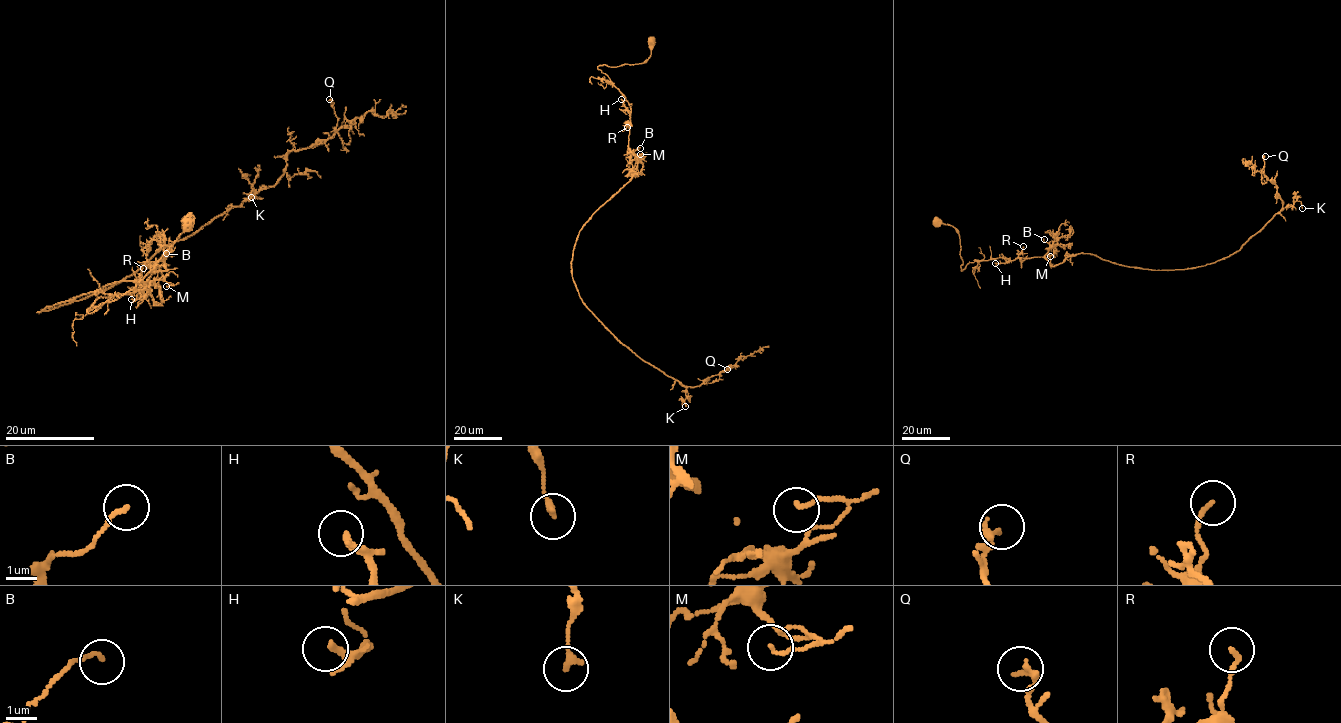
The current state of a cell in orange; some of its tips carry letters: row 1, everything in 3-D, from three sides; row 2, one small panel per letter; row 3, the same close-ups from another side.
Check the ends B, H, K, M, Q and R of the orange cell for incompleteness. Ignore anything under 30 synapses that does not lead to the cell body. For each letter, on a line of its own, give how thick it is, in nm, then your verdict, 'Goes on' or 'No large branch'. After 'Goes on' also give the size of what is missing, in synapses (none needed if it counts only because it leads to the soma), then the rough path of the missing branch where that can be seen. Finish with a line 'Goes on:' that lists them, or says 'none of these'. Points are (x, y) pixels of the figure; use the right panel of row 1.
B: Thickness 130 nm. No large branch
H: Thickness 170 nm. Goes on. Roughly 35 synapses. Course of what is missing: (995, 263), (991, 249), (998, 244)
K: Thickness 200 nm. No large branch
M: Thickness 120 nm. No large branch
Q: Thickness 220 nm. No large branch
R: Thickness 140 nm. No large branch
Goes on: H

